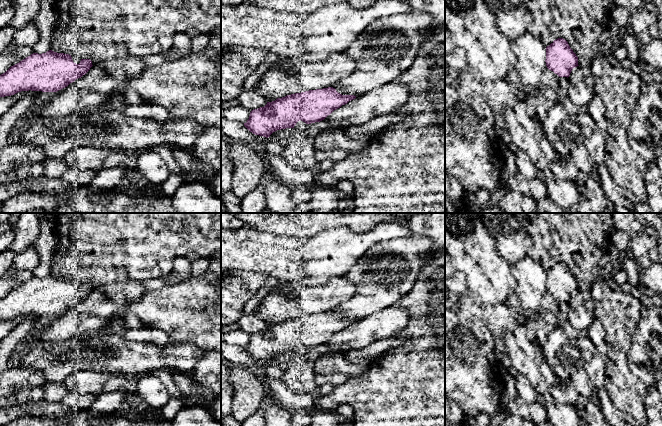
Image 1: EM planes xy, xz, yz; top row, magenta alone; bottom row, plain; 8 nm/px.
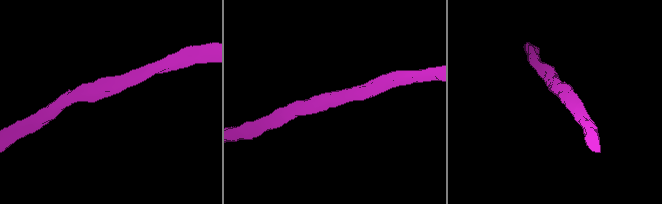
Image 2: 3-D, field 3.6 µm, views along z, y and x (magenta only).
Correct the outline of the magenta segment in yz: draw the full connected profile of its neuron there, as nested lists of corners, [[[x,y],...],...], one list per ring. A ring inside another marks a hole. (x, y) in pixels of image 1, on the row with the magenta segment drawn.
[[[563,38],[554,40],[546,47],[546,66],[559,77],[569,77],[578,65],[578,57]]]

